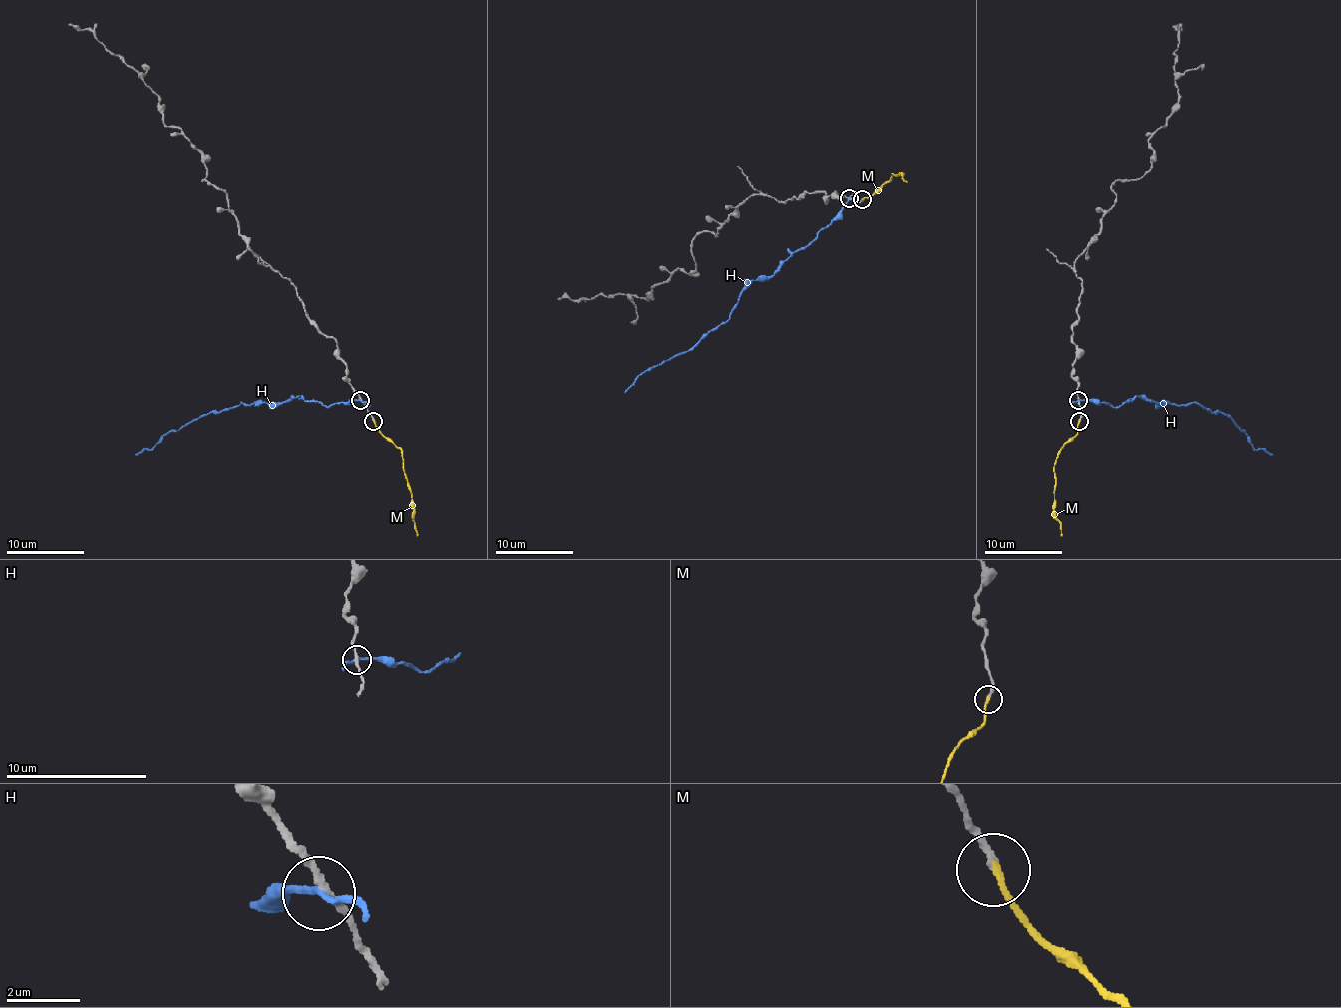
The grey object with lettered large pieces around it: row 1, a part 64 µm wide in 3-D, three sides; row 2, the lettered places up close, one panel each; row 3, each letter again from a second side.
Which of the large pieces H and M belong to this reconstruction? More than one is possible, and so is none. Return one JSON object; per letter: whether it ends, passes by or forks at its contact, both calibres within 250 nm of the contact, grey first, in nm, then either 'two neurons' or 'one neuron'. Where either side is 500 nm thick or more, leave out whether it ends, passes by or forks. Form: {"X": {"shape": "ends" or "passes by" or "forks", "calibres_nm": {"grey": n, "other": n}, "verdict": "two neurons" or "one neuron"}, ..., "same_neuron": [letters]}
{"H": {"shape": "passes by", "calibres_nm": {"grey": 190, "other": 160}, "verdict": "two neurons"}, "M": {"shape": "ends", "calibres_nm": {"grey": 180, "other": 190}, "verdict": "one neuron"}, "same_neuron": ["M"]}

